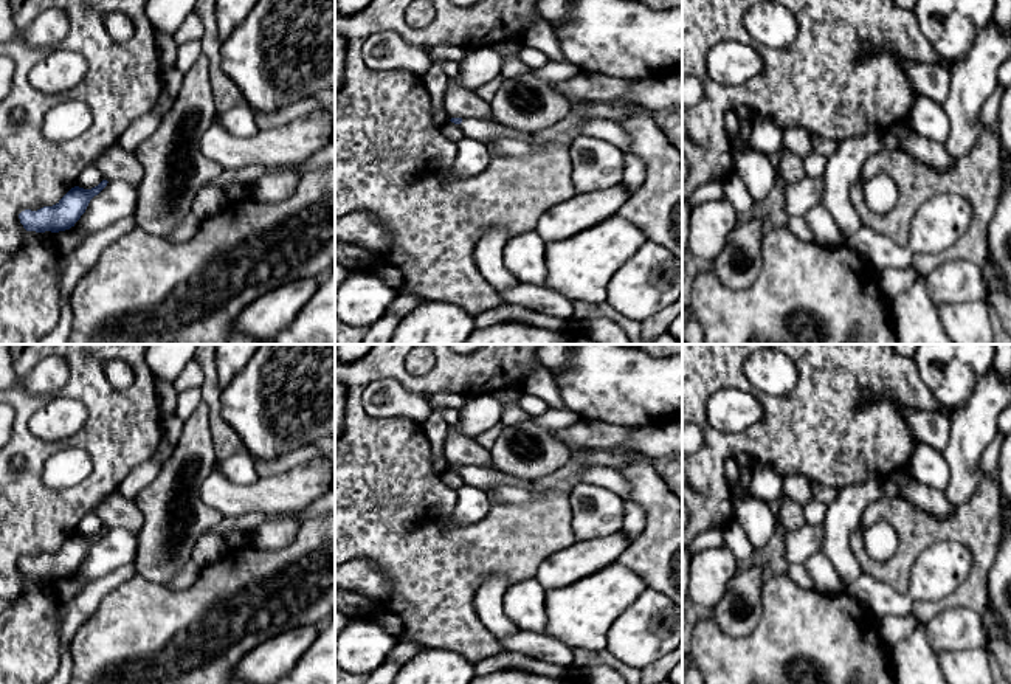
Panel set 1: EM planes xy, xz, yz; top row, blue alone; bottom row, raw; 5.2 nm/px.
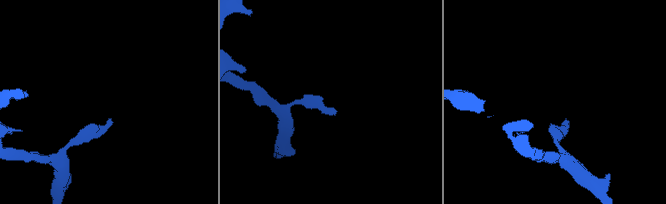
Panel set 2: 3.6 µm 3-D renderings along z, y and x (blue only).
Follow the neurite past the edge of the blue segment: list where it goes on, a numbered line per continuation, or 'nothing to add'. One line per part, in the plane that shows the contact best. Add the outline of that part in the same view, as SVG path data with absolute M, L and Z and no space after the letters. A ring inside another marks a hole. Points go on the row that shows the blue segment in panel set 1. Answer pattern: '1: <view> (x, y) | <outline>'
1: xz (486, 131) | M462 118L459 127L464 133L473 140L490 143L495 138L512 136L526 143L535 143L530 132L516 130L509 126L502 126L498 121L479 119L479 118Z

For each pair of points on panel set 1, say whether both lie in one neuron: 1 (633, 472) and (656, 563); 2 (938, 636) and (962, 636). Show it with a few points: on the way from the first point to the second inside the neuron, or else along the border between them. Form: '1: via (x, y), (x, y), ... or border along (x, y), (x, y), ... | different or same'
1: via (653, 495), (656, 498), (656, 540) | same
2: via (945, 636), (955, 636) | same

